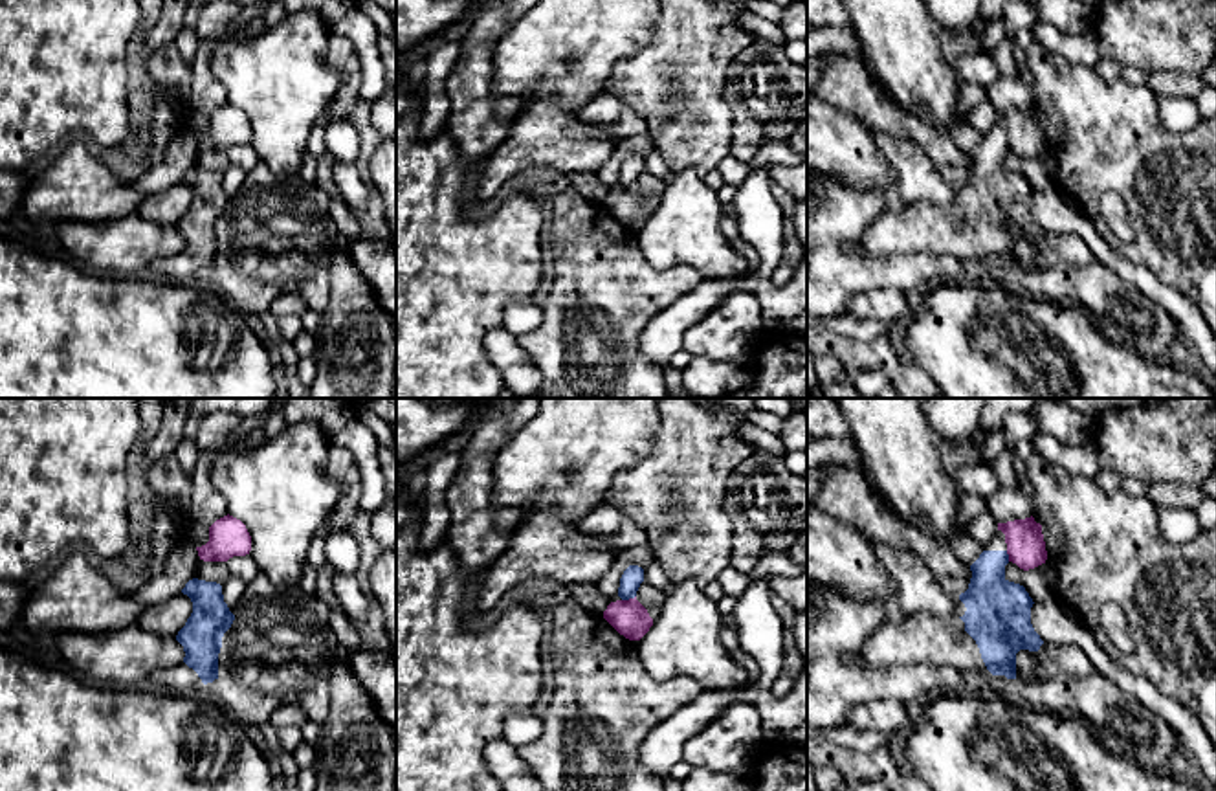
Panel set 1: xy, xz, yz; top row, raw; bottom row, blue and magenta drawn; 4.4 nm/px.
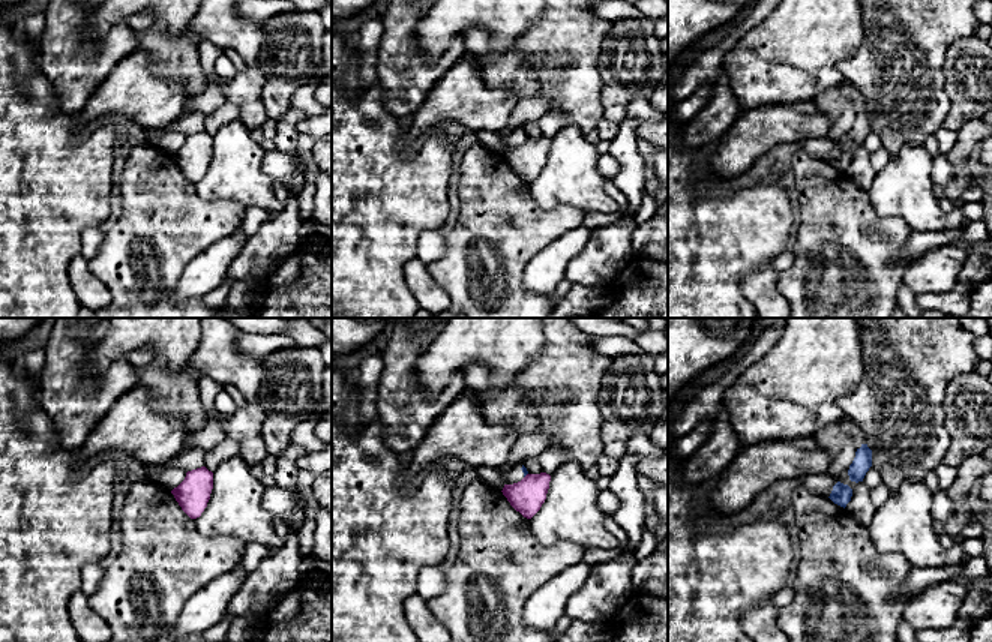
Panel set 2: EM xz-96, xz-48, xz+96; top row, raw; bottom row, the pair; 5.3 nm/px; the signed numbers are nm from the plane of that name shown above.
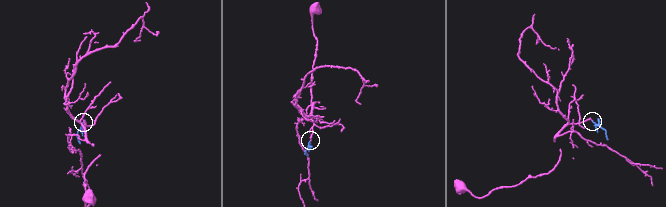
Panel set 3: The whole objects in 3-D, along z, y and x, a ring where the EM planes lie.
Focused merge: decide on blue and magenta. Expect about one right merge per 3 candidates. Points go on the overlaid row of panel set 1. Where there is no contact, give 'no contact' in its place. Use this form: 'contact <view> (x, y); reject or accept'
contact xz (628, 599); reject

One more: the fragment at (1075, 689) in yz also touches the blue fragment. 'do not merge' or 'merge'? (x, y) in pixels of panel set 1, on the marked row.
do not merge

